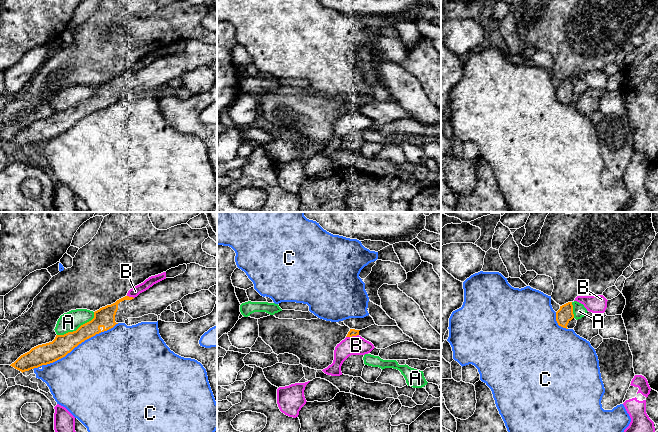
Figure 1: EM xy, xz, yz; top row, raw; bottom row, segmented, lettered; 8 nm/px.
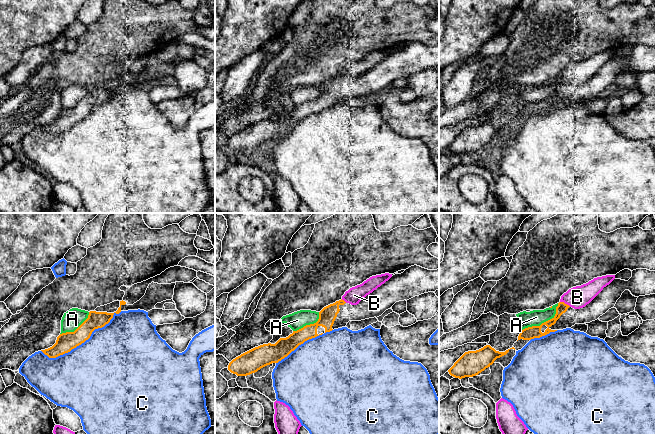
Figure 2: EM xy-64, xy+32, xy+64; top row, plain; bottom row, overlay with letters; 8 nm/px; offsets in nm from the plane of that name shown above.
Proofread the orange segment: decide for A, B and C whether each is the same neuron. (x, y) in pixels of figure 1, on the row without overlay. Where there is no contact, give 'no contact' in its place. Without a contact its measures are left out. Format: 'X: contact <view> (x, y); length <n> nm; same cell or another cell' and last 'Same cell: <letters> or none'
A: contact xy (78, 104); length 360 nm; another cell
B: contact xz (352, 111); length 110 nm; another cell
C: contact xy (75, 122); length 800 nm; another cell
Same cell: none

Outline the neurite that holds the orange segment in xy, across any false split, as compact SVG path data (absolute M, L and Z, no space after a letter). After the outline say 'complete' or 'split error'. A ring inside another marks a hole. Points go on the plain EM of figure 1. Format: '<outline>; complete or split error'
M196 39L187 40L183 50L166 54L137 73L125 72L111 81L94 88L94 94L76 107L56 111L52 118L38 121L21 131L10 142L29 147L53 139L70 129L85 116L124 99L128 94L139 94L148 90L160 91L169 81L184 72L217 61L217 44L206 44Z; split error

